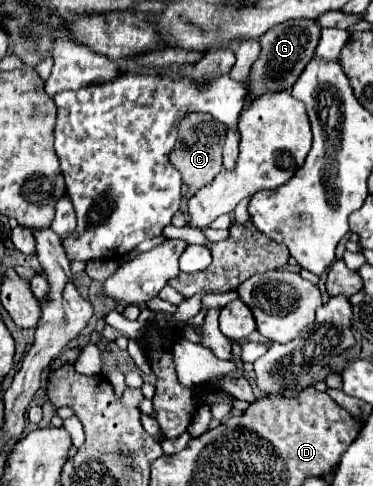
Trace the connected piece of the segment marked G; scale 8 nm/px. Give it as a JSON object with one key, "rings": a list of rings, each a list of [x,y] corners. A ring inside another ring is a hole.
{"rings":[[[298,20],[298,22],[284,22],[274,28],[270,28],[262,38],[262,52],[260,58],[254,62],[250,72],[250,98],[256,98],[264,92],[276,92],[276,90],[292,90],[294,82],[306,68],[306,64],[312,60],[314,50],[318,46],[320,38],[320,24],[318,20]]]}

